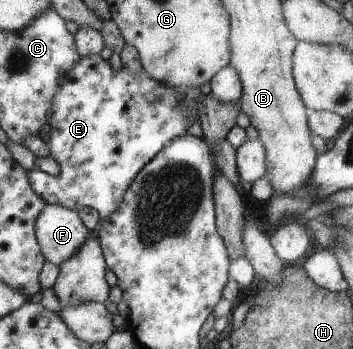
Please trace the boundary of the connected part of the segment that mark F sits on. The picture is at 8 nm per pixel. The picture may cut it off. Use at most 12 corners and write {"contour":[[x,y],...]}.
{"contour":[[47,204],[37,233],[62,267],[89,241],[80,210]]}

